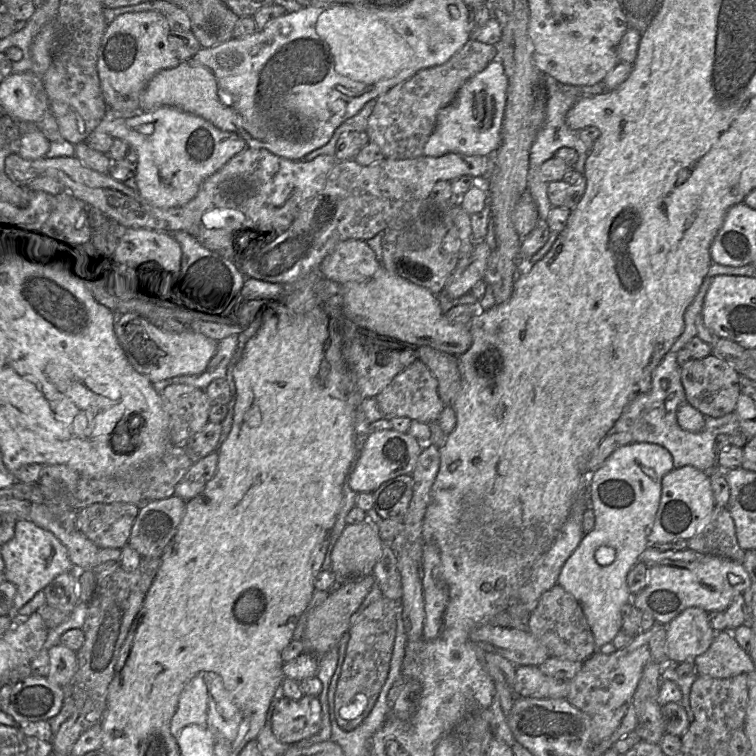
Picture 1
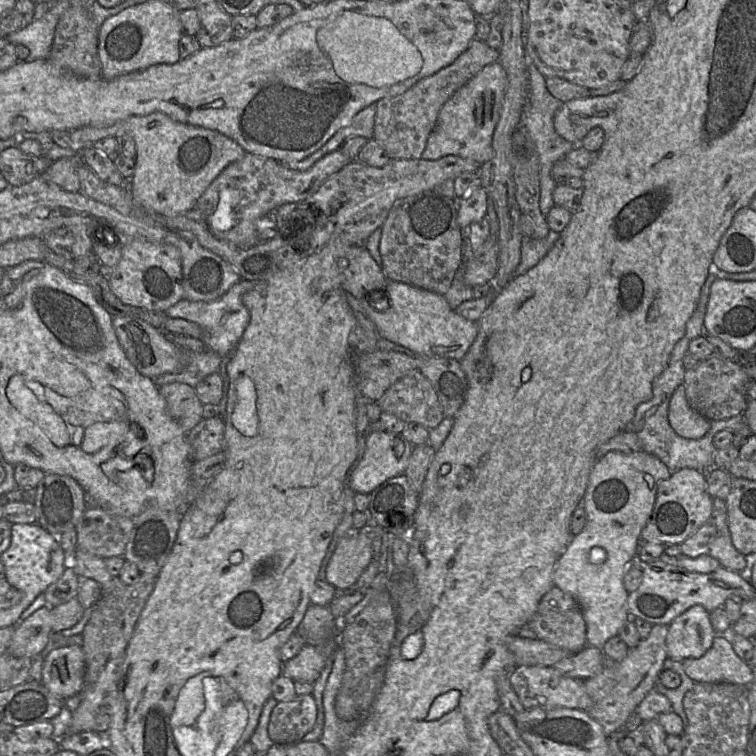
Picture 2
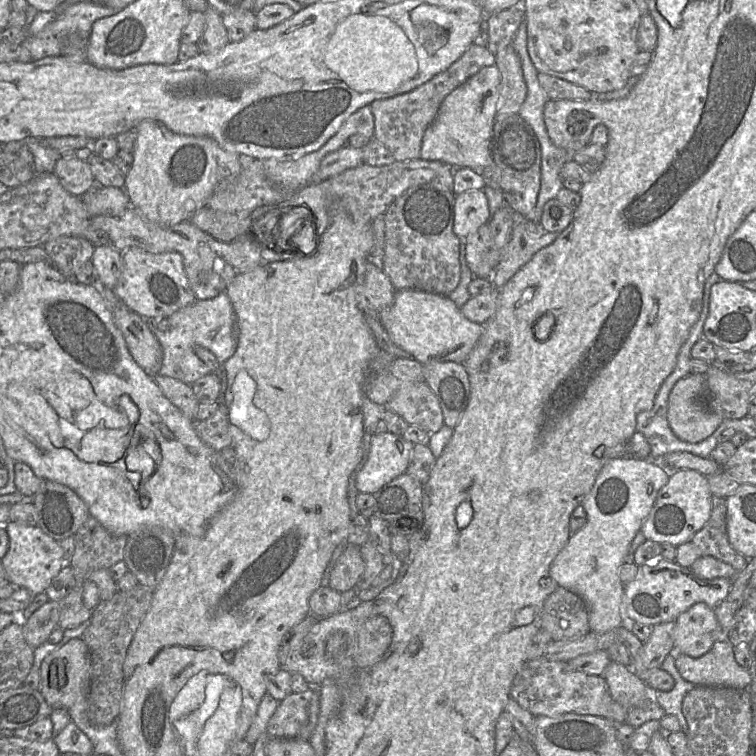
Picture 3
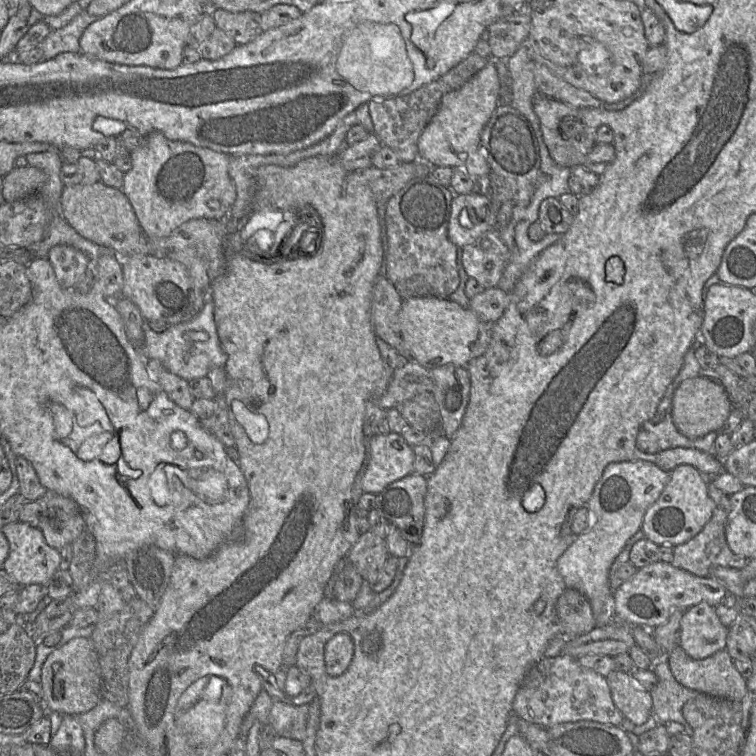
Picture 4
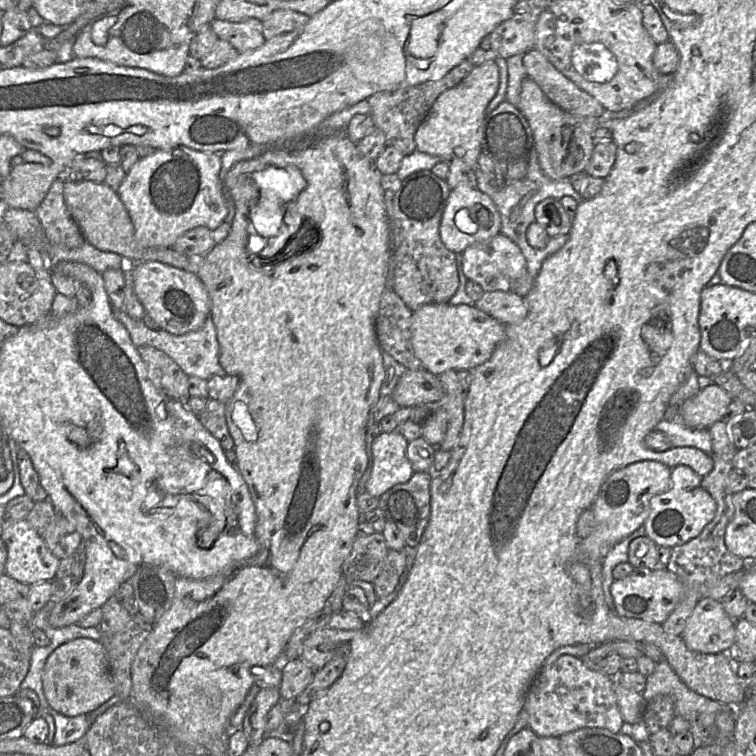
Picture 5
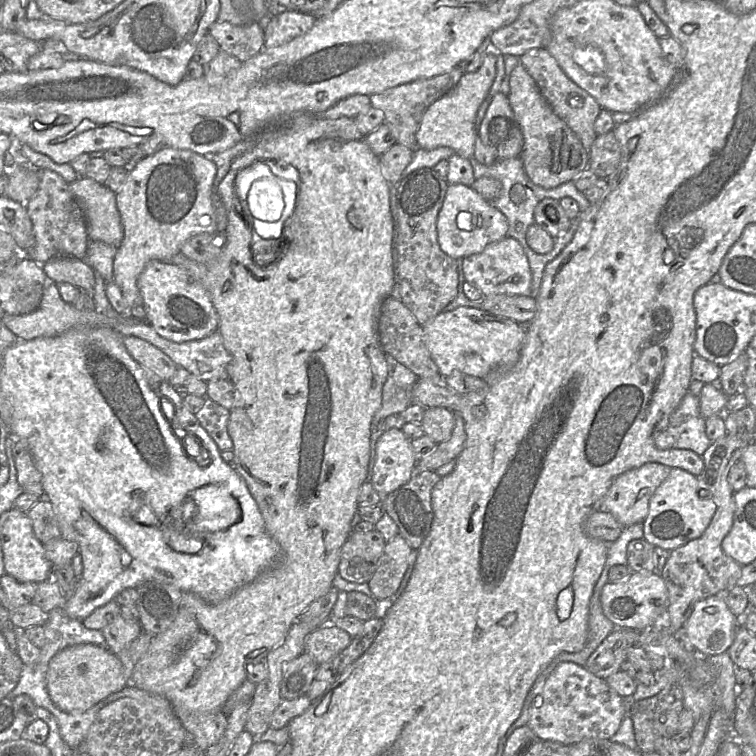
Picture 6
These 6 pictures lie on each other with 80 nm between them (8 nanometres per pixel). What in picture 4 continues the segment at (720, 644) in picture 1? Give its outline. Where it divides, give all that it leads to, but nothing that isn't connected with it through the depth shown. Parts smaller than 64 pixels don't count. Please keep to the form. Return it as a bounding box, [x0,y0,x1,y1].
[668,645,747,701]

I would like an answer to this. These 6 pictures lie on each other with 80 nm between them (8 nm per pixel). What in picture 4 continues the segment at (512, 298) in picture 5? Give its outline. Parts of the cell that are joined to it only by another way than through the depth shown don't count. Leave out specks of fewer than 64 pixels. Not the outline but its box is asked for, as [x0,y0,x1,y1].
[469,287,509,324]

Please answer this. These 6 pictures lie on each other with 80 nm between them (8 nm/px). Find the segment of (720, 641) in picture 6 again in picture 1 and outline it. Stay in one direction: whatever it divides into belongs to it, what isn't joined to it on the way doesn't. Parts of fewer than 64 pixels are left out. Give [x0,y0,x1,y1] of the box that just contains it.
[666,607,715,662]

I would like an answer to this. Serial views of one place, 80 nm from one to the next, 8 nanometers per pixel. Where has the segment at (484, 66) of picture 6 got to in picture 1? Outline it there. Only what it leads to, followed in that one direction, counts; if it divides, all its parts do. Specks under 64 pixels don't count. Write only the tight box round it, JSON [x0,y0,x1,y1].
[423,58,508,157]

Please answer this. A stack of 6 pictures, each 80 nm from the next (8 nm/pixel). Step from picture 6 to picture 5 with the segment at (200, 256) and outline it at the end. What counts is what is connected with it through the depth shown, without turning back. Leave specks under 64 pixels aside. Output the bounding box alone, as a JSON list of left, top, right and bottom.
[171,222,231,256]

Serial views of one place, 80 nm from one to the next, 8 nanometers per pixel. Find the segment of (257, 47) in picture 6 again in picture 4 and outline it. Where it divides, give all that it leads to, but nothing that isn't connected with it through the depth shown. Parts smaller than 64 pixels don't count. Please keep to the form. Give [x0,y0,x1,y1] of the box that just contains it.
[211,9,262,45]

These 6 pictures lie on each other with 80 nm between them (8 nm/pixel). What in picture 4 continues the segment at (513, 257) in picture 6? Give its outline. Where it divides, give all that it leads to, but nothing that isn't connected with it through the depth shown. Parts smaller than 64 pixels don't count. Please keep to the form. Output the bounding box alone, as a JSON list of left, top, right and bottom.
[462,229,509,289]

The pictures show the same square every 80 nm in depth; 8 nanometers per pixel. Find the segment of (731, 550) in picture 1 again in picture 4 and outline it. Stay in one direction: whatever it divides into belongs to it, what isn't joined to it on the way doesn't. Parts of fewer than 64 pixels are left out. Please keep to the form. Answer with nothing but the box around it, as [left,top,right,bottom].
[671,478,748,577]

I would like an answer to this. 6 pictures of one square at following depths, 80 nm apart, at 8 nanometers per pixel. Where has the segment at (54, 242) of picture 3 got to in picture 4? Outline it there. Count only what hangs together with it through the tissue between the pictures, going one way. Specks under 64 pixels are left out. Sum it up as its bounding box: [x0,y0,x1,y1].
[46,245,89,289]

